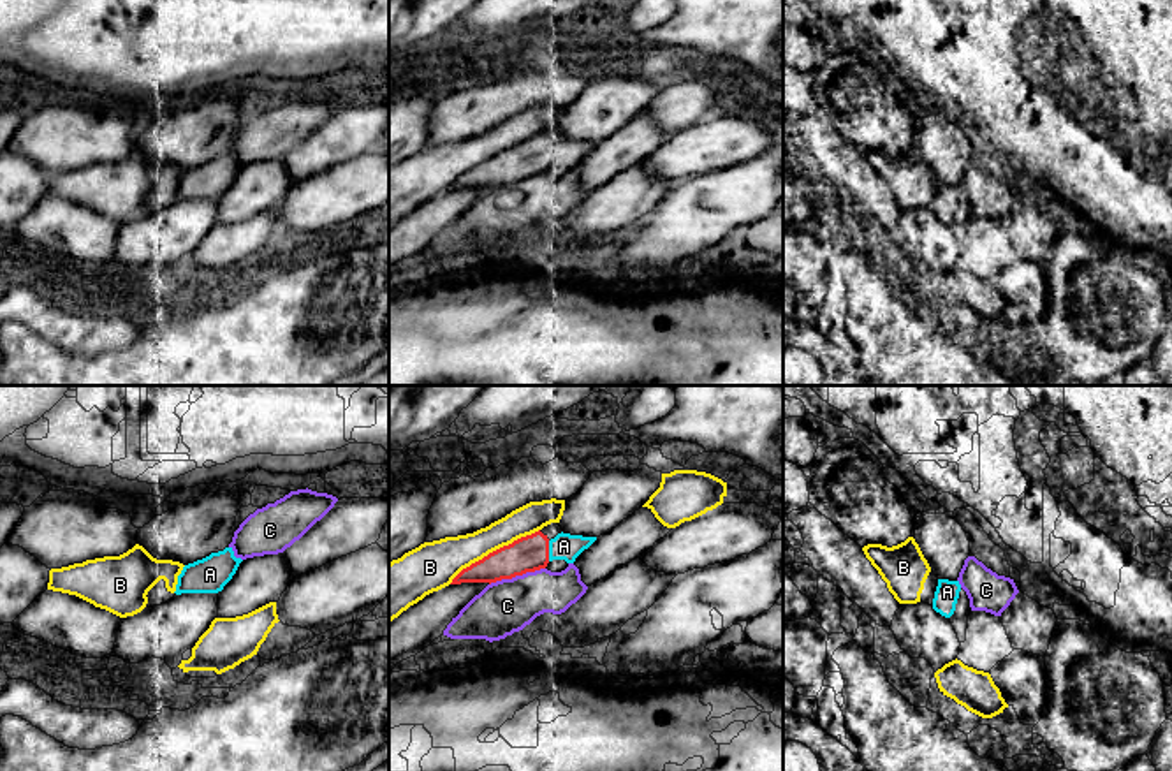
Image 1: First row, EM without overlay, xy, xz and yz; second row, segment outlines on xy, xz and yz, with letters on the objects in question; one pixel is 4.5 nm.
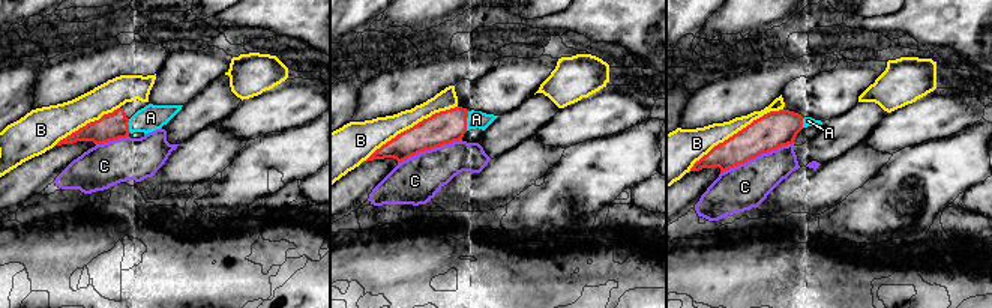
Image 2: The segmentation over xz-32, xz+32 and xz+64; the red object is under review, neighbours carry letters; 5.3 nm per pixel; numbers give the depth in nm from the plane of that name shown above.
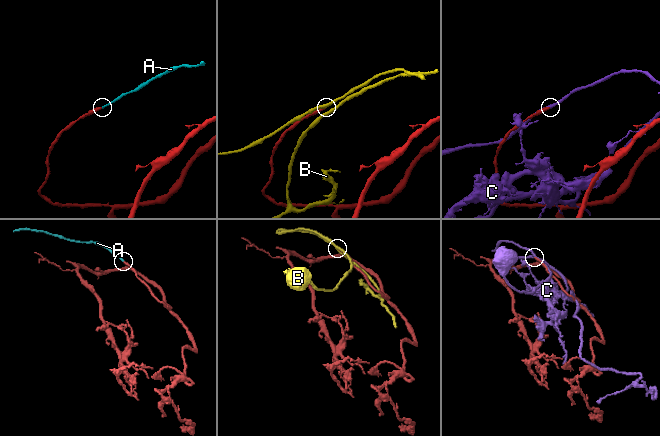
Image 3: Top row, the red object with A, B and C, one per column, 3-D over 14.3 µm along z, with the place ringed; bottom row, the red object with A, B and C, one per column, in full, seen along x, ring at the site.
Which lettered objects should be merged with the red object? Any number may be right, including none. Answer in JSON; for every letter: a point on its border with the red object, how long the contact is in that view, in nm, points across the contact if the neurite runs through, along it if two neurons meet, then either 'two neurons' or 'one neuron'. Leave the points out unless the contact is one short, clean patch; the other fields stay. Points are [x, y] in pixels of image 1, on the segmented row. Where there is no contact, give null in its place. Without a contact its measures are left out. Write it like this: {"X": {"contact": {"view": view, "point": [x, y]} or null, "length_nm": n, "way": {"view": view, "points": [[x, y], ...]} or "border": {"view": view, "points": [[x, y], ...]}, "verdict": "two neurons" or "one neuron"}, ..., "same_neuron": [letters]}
{"A": {"contact": {"view": "xz", "point": [548, 551]}, "length_nm": 100, "verdict": "one neuron"}, "B": {"contact": {"view": "xz", "point": [493, 551]}, "length_nm": 480, "verdict": "two neurons"}, "C": {"contact": {"view": "xz", "point": [516, 574]}, "length_nm": 260, "verdict": "two neurons"}, "same_neuron": ["A"]}

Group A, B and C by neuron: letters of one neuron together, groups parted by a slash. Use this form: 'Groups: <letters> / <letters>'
Groups: A / B / C

